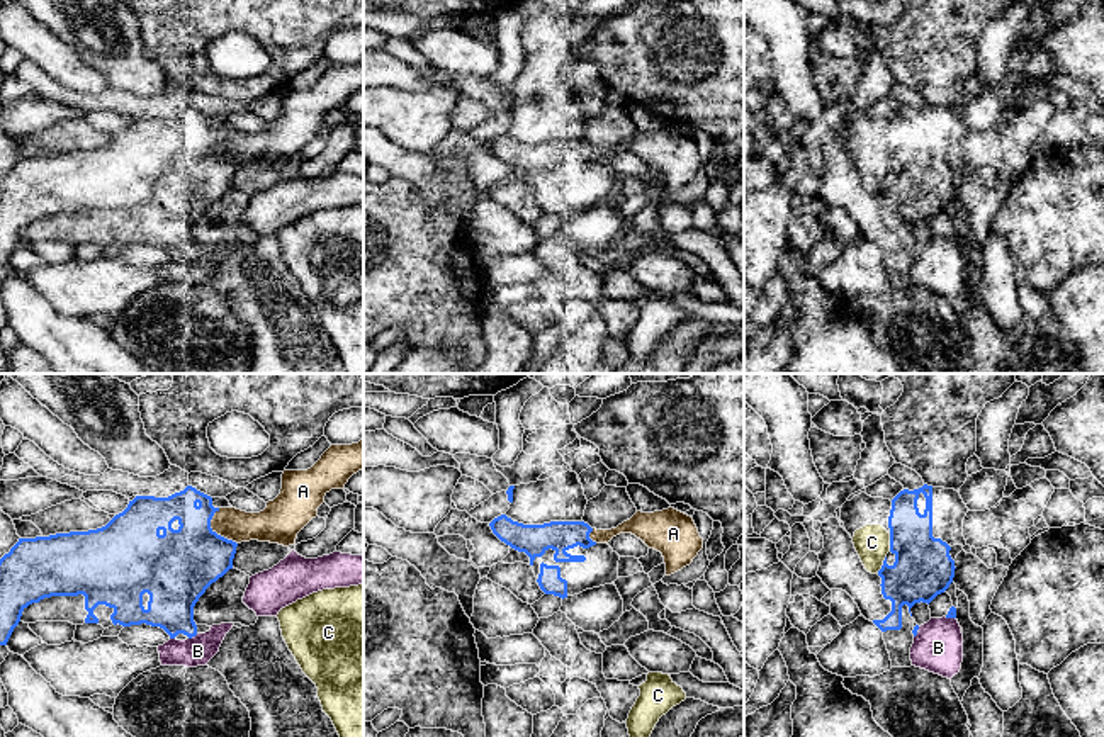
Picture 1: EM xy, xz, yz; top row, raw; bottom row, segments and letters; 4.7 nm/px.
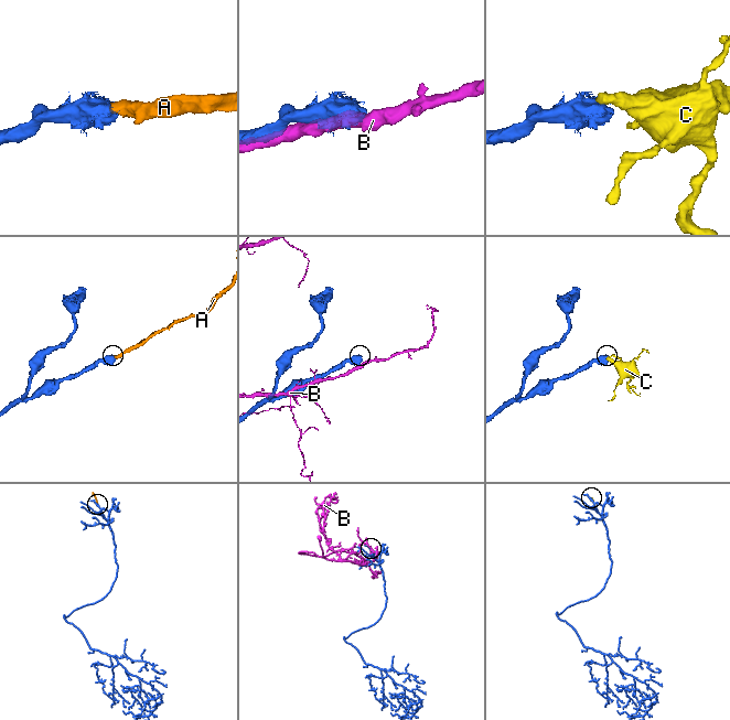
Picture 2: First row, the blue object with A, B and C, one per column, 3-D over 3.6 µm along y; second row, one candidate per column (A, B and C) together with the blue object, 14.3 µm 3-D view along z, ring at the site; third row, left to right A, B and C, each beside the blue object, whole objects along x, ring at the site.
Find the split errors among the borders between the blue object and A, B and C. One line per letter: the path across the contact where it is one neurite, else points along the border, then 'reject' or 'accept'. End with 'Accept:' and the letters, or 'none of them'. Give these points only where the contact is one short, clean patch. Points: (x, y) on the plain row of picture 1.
A: accept
B: reject
C: reject
Accept: A

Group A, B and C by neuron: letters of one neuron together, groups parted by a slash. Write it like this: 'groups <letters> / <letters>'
groups A / B / C

